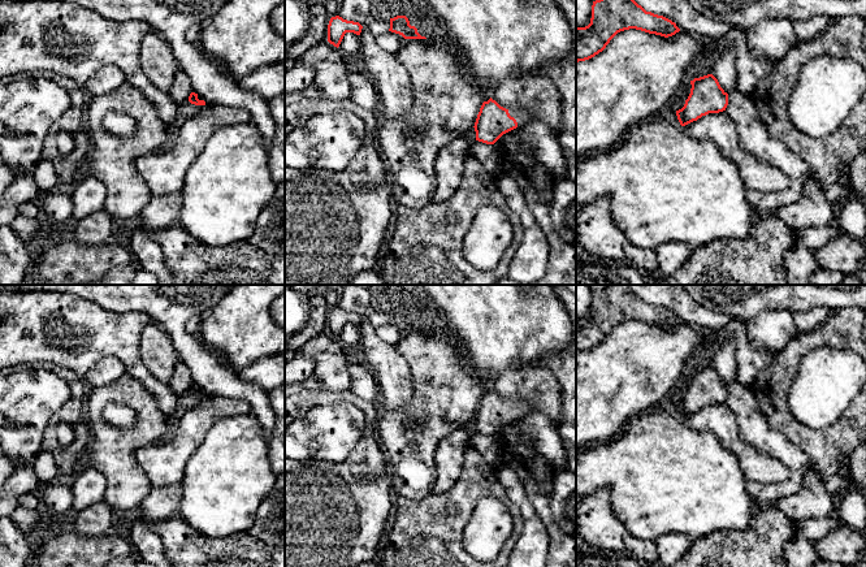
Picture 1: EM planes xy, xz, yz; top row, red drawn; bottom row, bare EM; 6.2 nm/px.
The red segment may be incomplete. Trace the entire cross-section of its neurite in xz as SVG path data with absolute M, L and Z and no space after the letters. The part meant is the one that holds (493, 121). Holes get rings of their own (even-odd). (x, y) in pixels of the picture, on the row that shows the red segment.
M492 98L484 101L475 122L476 140L494 144L503 134L532 120L525 109L501 107Z

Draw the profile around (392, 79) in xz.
M374 17L363 25L360 33L360 52L358 55L360 68L368 74L372 83L376 86L380 95L380 112L389 117L397 118L400 124L413 111L413 87L411 78L406 68L398 61L397 56L384 51L376 42L376 36L369 31L369 23L373 22Z

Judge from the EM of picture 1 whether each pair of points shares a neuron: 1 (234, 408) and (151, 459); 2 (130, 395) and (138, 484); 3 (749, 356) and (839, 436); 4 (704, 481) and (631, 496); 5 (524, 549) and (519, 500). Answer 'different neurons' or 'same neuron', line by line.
1: same neuron
2: same neuron
3: different neurons
4: same neuron
5: same neuron

